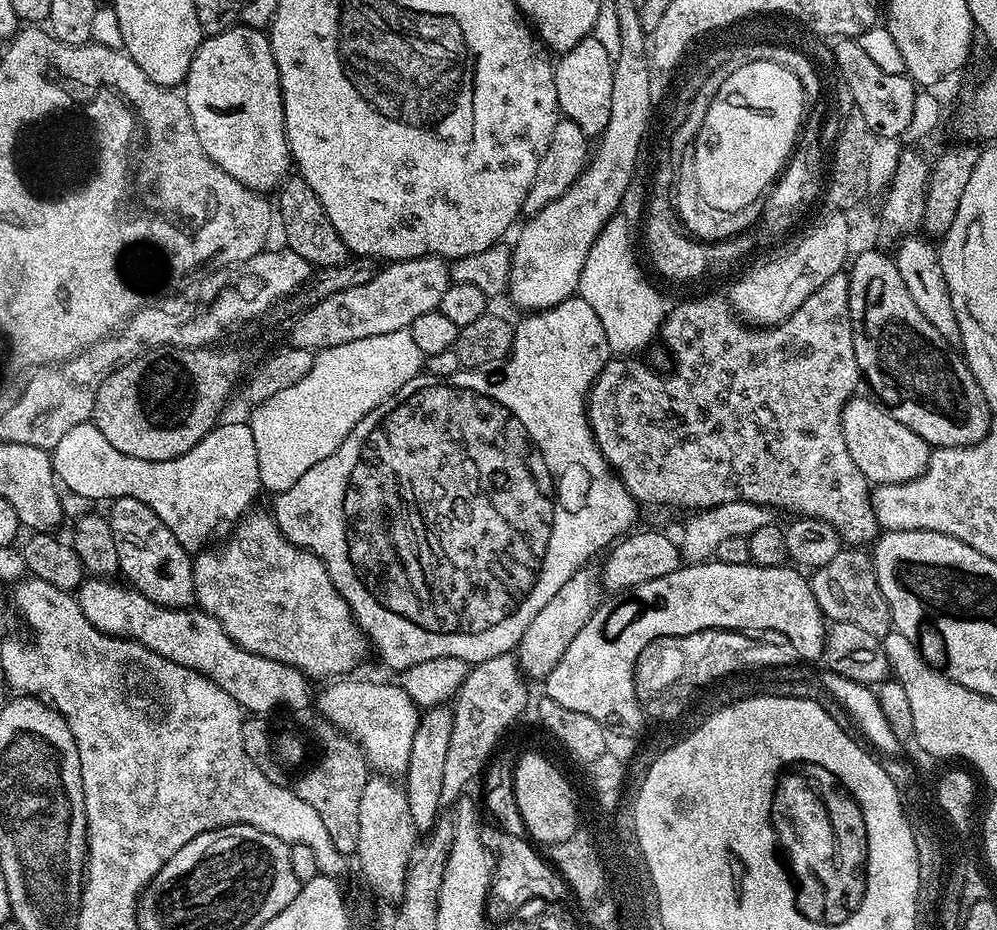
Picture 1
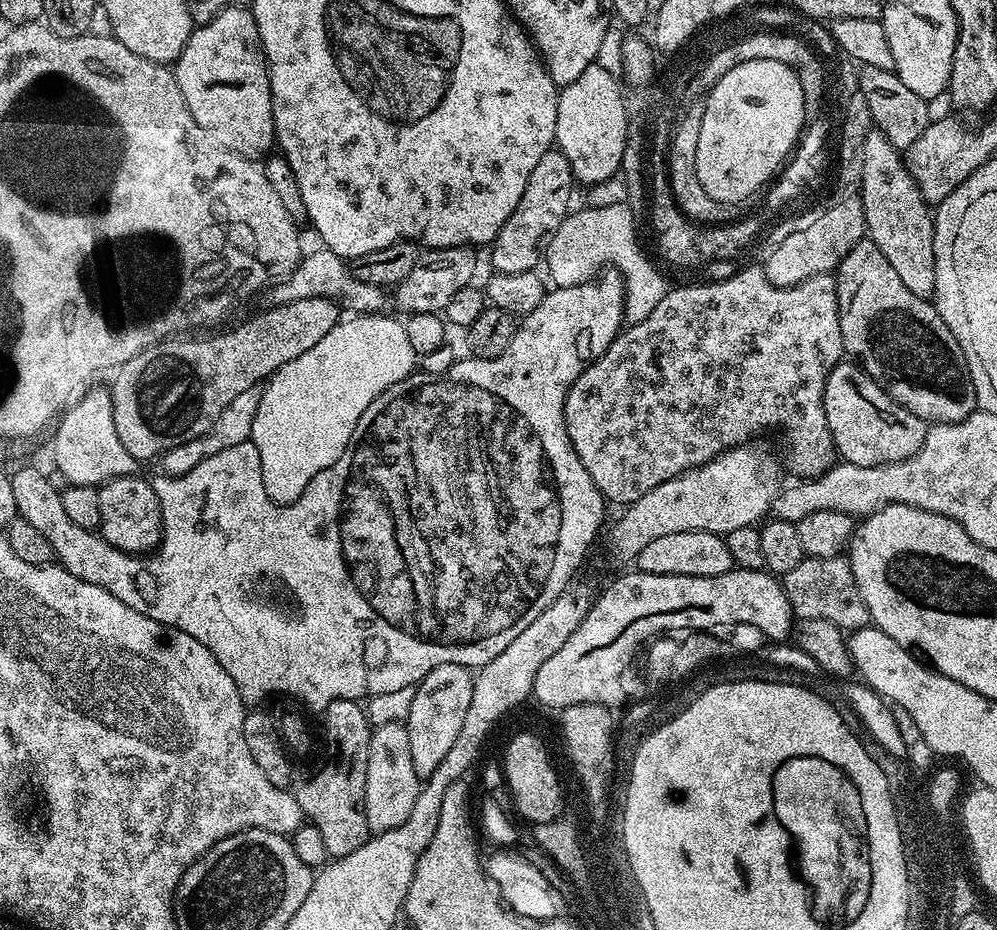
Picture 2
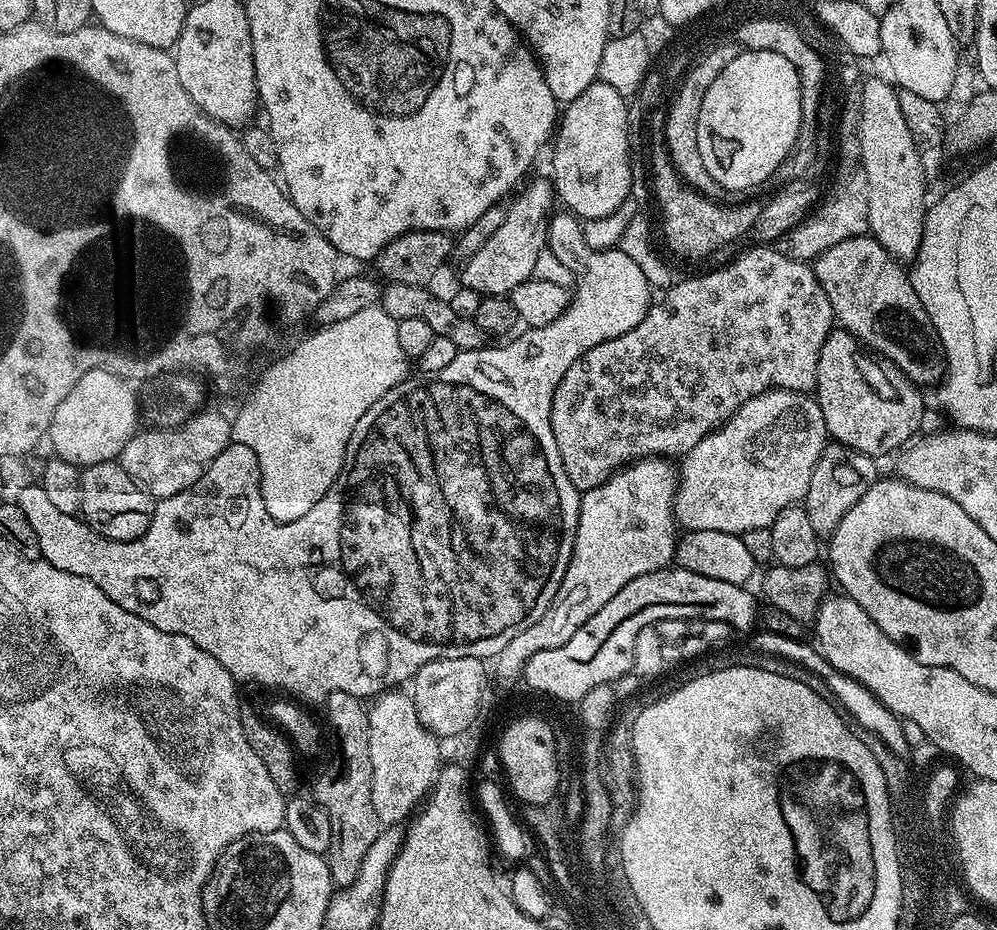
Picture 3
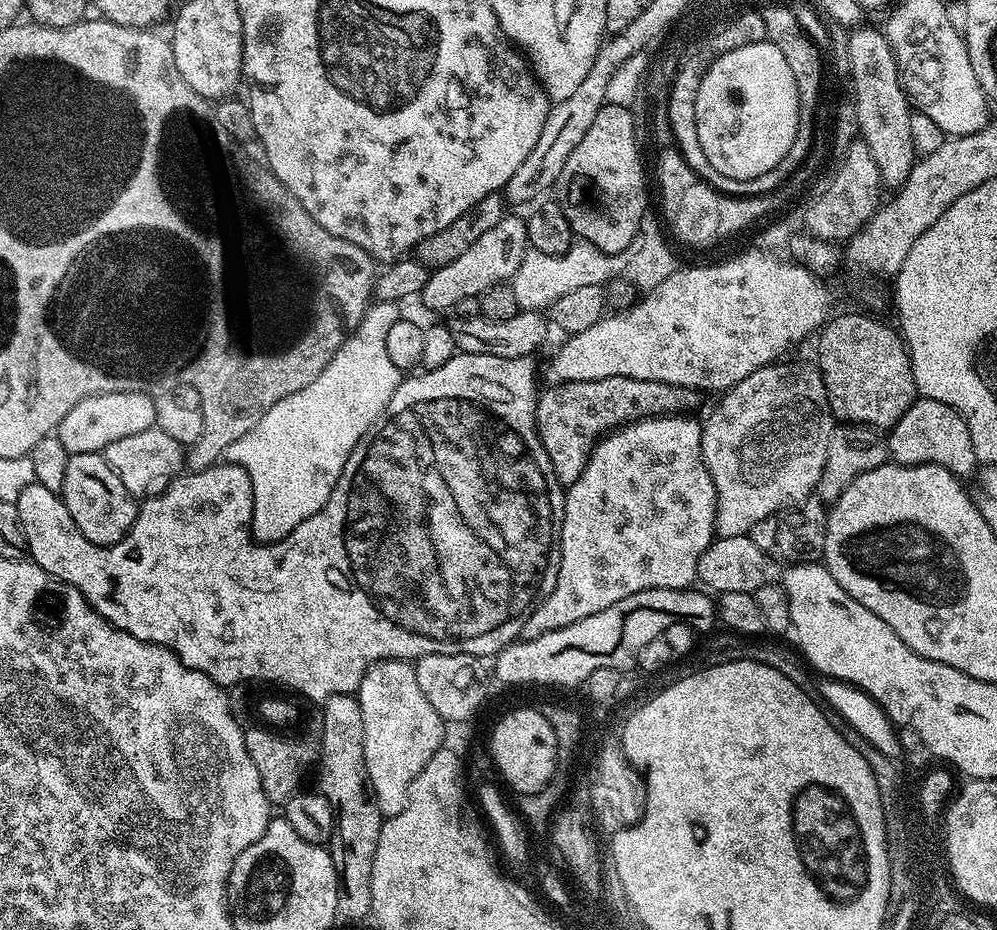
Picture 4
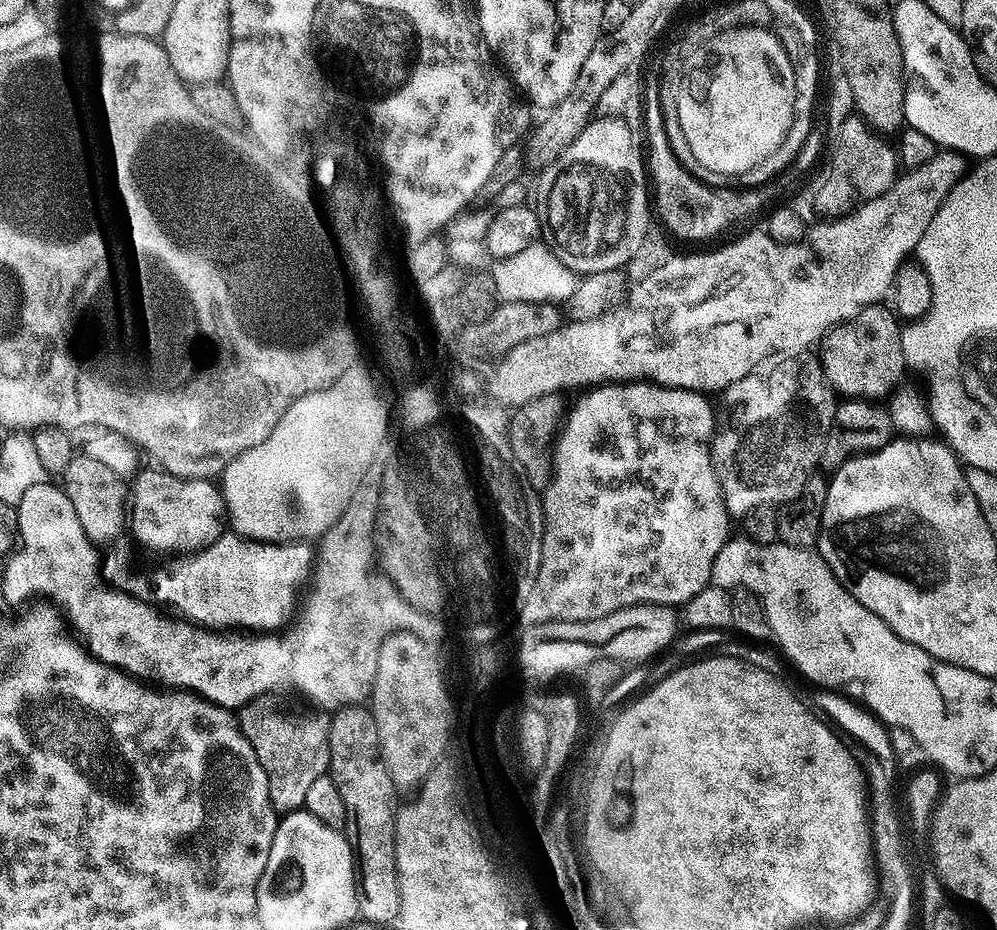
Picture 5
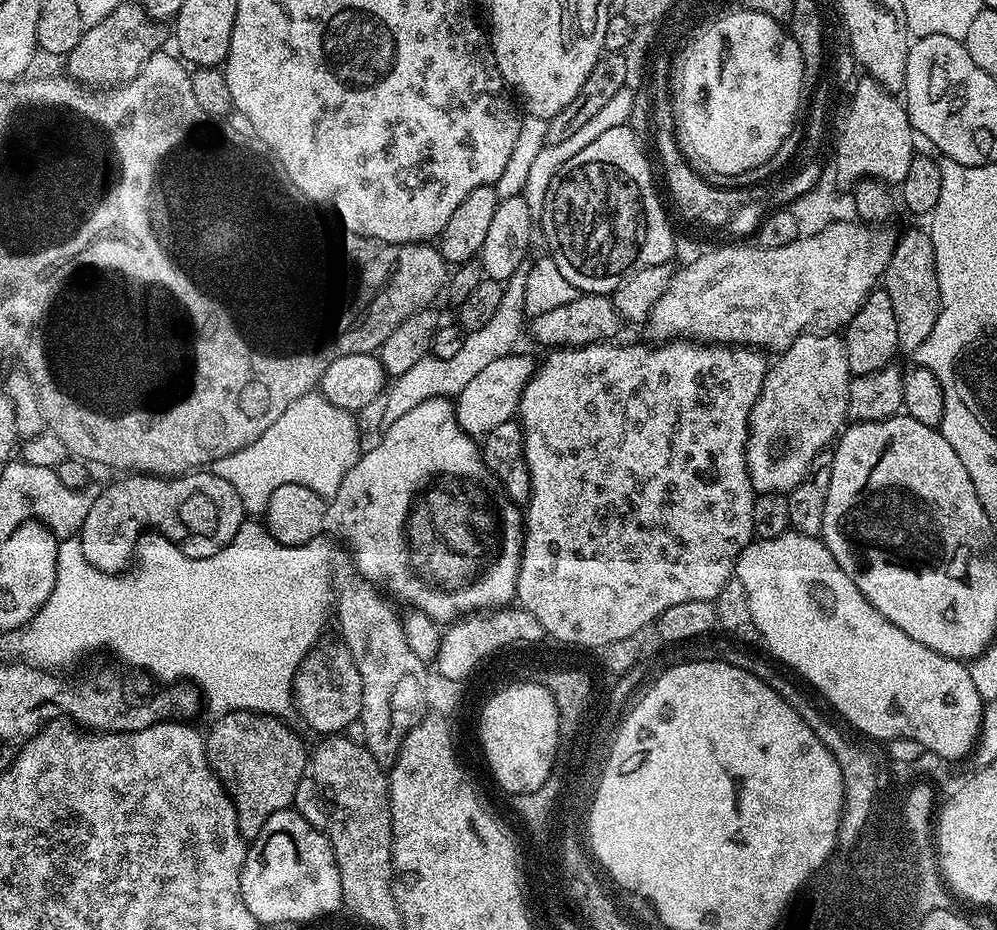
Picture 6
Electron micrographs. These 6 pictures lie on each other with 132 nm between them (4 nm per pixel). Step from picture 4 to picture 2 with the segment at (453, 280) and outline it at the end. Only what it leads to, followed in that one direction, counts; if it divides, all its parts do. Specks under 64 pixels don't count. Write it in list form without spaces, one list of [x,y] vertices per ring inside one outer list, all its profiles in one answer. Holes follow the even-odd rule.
[[[553,147],[546,154],[542,154],[530,173],[530,182],[526,182],[526,190],[522,190],[522,198],[518,206],[514,206],[514,214],[498,230],[495,240],[490,245],[492,251],[492,264],[496,272],[506,274],[522,274],[531,272],[544,259],[544,251],[548,248],[550,238],[562,226],[562,222],[568,216],[572,200],[572,188],[574,181],[570,162],[566,162],[566,154]]]

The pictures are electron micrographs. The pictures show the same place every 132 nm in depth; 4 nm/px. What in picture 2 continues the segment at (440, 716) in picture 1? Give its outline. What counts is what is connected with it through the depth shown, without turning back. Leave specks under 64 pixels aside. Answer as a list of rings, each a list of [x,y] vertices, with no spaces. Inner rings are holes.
[[[443,663],[435,667],[417,684],[412,706],[404,721],[410,743],[410,758],[414,770],[421,780],[427,779],[438,768],[447,751],[454,746],[459,731],[466,720],[473,697],[473,673],[456,663]]]

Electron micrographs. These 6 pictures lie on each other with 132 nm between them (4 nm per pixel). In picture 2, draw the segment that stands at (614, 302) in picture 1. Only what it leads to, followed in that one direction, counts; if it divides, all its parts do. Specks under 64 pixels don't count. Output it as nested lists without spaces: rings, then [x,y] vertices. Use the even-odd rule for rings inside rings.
[[[619,203],[604,204],[601,208],[580,208],[577,212],[576,209],[569,211],[562,226],[558,226],[554,238],[550,238],[548,248],[544,251],[543,263],[548,264],[549,277],[547,276],[547,279],[549,281],[552,279],[551,283],[558,288],[569,288],[589,283],[595,277],[592,276],[595,272],[600,272],[603,268],[608,267],[617,268],[624,275],[624,284],[628,287],[628,305],[624,308],[625,314],[628,315],[627,323],[637,324],[649,317],[654,306],[658,306],[658,302],[662,302],[662,298],[668,293],[670,284],[669,281],[664,281],[663,274],[648,261],[647,254],[640,249],[640,244],[636,241],[637,213],[628,209],[627,203]]]

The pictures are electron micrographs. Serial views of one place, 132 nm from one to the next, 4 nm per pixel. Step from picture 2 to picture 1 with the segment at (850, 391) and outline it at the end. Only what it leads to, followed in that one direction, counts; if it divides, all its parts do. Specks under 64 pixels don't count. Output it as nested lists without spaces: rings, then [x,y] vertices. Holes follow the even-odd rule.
[[[853,396],[842,410],[842,434],[846,438],[850,458],[854,458],[854,466],[858,466],[873,485],[910,482],[921,476],[933,449],[918,438],[914,430],[902,426],[902,422],[898,422],[898,418],[894,418],[883,404],[865,396]]]

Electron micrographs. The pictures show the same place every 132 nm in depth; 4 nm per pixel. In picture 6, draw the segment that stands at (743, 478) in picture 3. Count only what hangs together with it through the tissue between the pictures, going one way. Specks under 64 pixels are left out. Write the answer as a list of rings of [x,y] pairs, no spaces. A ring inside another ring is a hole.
[[[805,331],[787,350],[779,353],[777,360],[780,361],[769,367],[748,419],[746,462],[750,482],[757,493],[787,494],[796,488],[808,473],[810,462],[814,462],[814,458],[837,439],[838,433],[845,427],[848,414],[848,387],[853,375],[848,368],[846,346],[839,335]]]

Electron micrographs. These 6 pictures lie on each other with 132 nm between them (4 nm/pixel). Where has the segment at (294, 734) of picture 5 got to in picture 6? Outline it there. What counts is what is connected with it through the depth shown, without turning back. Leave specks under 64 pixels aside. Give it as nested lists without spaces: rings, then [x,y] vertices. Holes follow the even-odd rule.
[[[229,712],[228,715],[219,717],[209,732],[206,732],[206,743],[208,745],[208,761],[212,771],[227,782],[226,787],[231,795],[232,801],[236,803],[236,817],[240,823],[240,833],[244,835],[245,841],[255,841],[257,834],[266,826],[266,818],[283,808],[292,808],[294,792],[306,777],[310,768],[310,752],[306,747],[300,745],[296,736],[291,736],[283,728],[281,721],[251,712]]]

